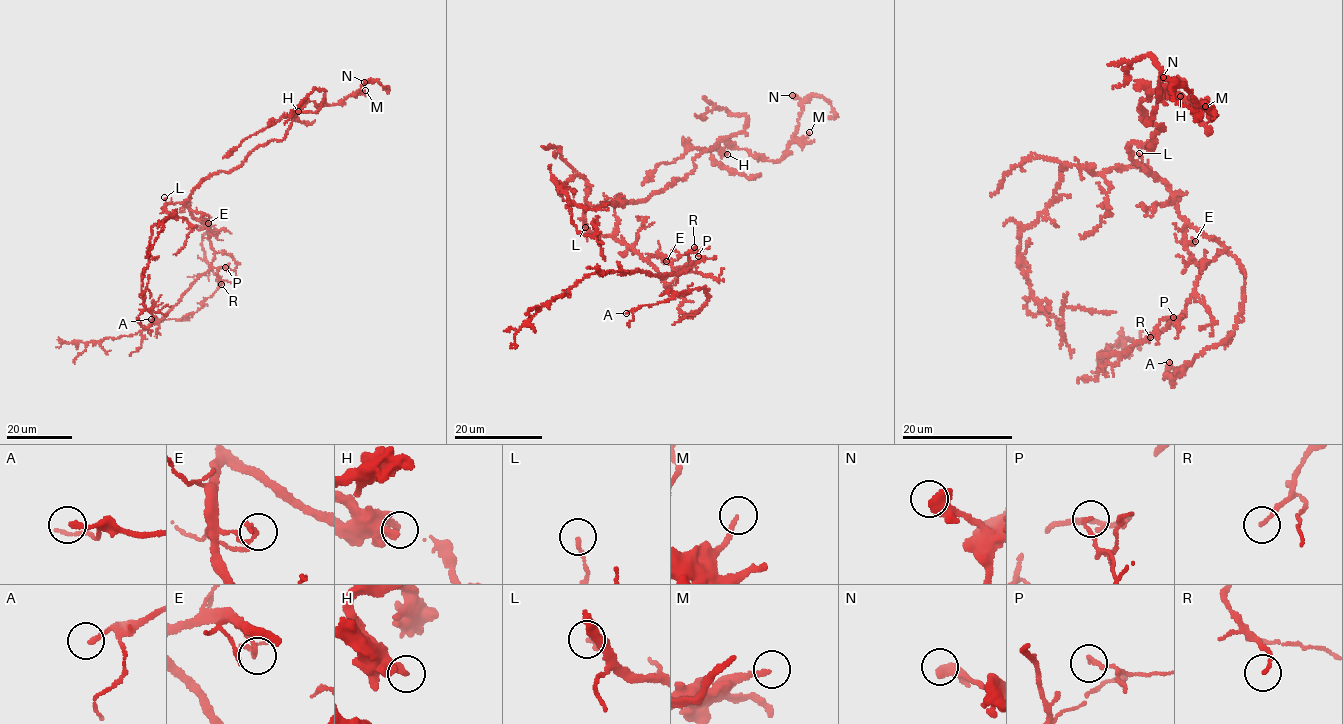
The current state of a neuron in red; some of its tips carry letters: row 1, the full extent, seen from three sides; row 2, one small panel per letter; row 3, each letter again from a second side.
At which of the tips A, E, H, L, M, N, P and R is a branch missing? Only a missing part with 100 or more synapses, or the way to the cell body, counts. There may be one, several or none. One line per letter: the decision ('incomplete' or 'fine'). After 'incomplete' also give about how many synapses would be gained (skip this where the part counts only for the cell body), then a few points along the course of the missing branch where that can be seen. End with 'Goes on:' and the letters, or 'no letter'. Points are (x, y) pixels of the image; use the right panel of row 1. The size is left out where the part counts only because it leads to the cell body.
A: fine
E: fine
H: fine
L: fine
M: fine
N: fine
P: fine
R: fine
Goes on: no letter

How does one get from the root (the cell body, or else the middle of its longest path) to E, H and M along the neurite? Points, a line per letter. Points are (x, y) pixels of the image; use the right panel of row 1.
E: (1142, 167), (1171, 192), (1178, 213), (1186, 222), (1185, 238), (1195, 241)
H: (1142, 167), (1130, 145), (1153, 150), (1163, 128), (1146, 123), (1156, 102), (1180, 96)
M: (1142, 167), (1128, 149), (1153, 150), (1160, 88), (1183, 83), (1205, 106)

